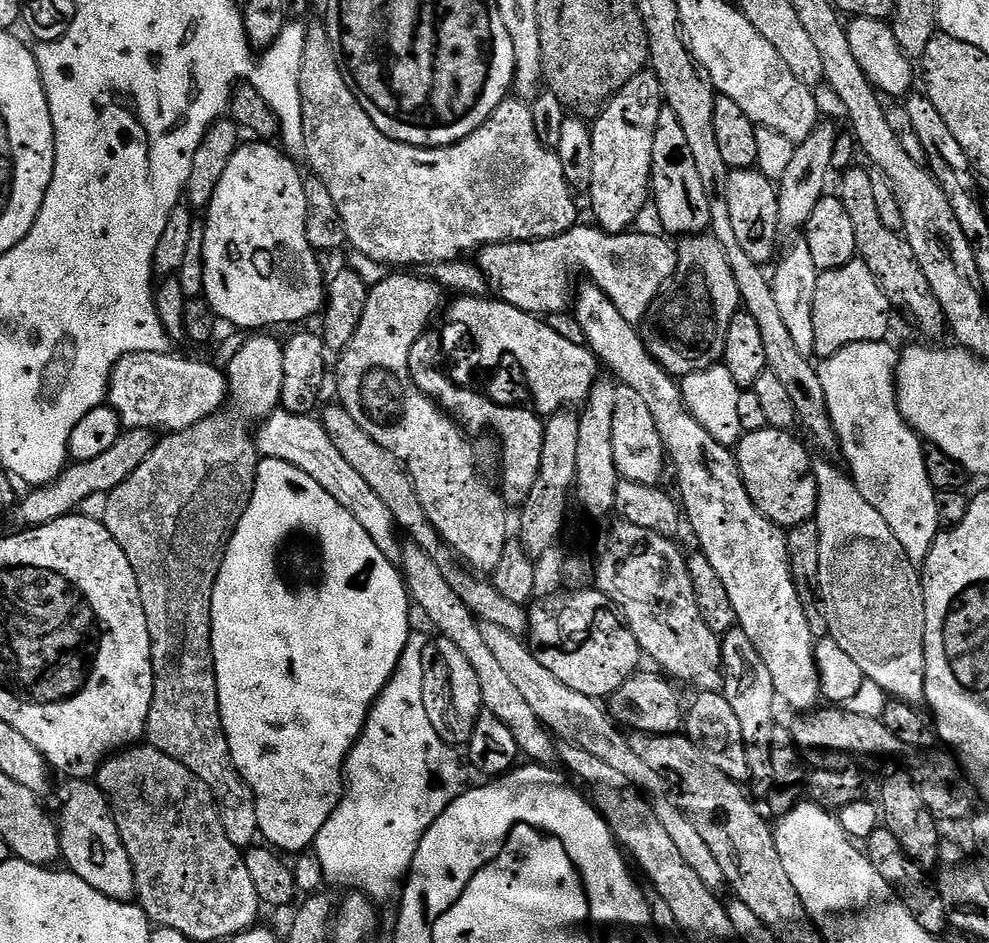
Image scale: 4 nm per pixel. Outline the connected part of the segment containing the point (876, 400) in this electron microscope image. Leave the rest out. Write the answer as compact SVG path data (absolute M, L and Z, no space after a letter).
M879 340L846 346L838 350L838 354L827 357L819 365L818 371L822 378L822 390L826 390L826 406L830 410L834 430L840 439L840 452L848 459L846 468L852 481L858 486L858 490L862 490L862 498L866 498L866 502L870 502L870 506L874 506L874 510L878 510L878 514L886 518L886 526L890 526L890 530L894 530L894 538L902 542L906 558L910 558L912 564L920 566L930 554L932 543L936 541L936 534L942 528L935 506L937 489L932 487L926 474L925 445L898 410L896 401L898 352L890 345L891 343Z

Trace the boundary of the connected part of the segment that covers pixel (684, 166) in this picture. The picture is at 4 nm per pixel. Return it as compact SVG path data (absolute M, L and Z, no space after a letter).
M667 106L661 107L658 126L654 130L650 196L654 204L656 200L656 216L669 237L683 238L704 234L711 229L710 198L706 198L706 189L702 186L702 178L698 174L682 125L678 118L674 118L674 110Z

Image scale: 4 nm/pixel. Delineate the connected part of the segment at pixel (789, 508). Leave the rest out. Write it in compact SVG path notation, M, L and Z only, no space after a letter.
M766 427L743 433L740 443L734 448L736 465L754 506L785 530L809 523L818 506L818 486L812 469L814 456L804 449L803 439L800 441L792 435L796 434Z

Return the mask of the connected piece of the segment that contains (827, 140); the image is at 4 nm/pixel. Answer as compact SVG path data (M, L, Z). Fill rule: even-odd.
M817 123L815 130L805 140L799 141L784 168L784 173L778 179L778 214L781 229L803 229L807 225L810 214L814 214L814 206L826 195L824 183L828 180L831 169L831 155L834 153L838 128L832 124Z

